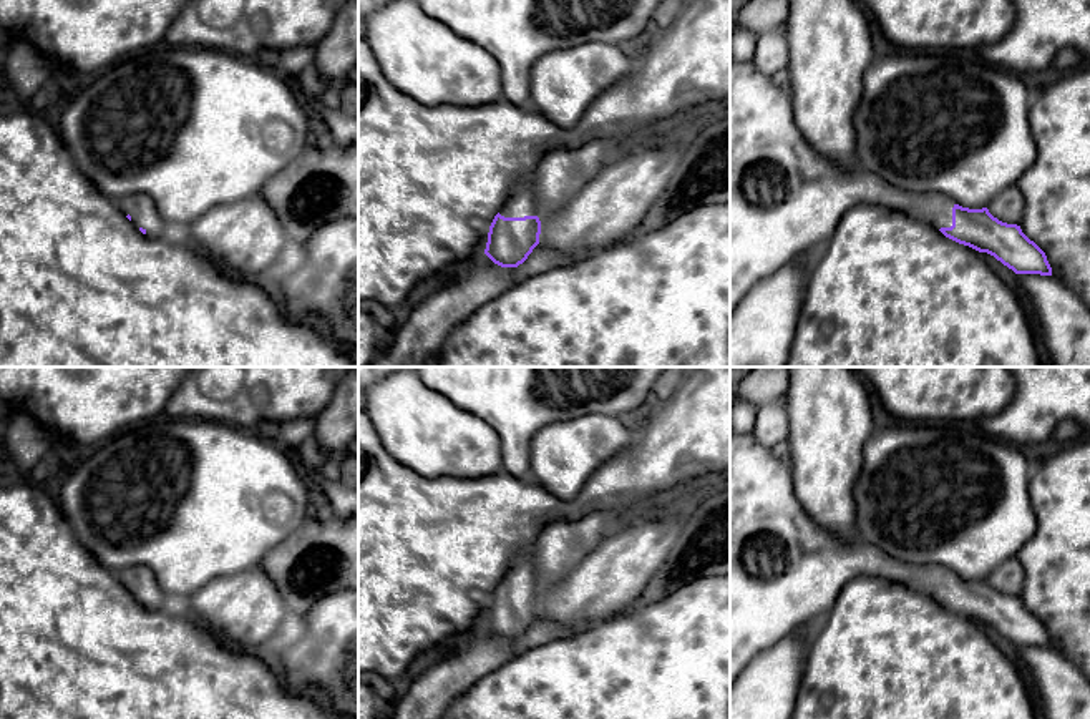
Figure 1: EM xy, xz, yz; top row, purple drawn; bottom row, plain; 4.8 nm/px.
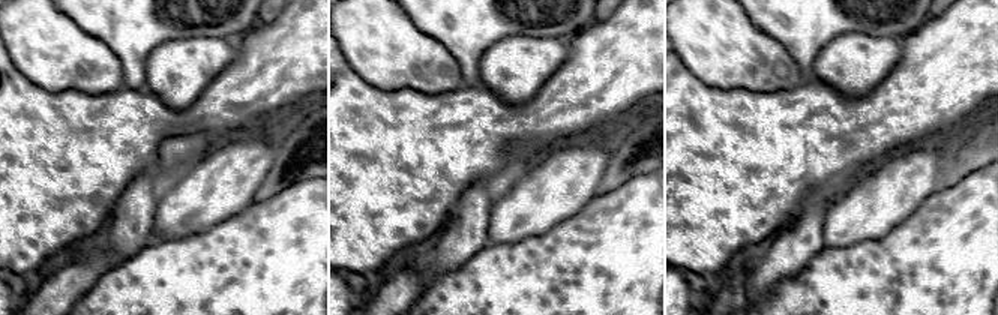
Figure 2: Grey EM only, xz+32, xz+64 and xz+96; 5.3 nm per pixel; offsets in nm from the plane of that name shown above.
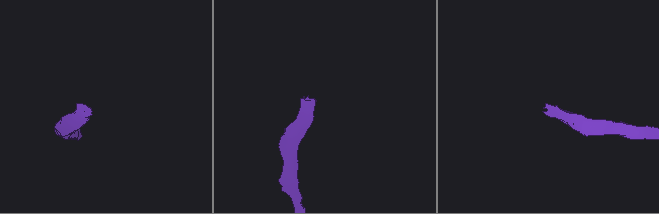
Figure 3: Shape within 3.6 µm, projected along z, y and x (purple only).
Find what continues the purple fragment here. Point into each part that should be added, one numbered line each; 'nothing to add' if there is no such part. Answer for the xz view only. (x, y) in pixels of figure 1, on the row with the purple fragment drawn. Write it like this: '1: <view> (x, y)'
1: xz (521, 201)

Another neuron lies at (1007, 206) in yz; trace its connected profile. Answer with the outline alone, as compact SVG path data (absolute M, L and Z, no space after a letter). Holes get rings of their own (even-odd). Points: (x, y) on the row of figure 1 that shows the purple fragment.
M1015 184L997 194L987 206L989 213L1002 223L1020 224L1024 219L1024 198Z

